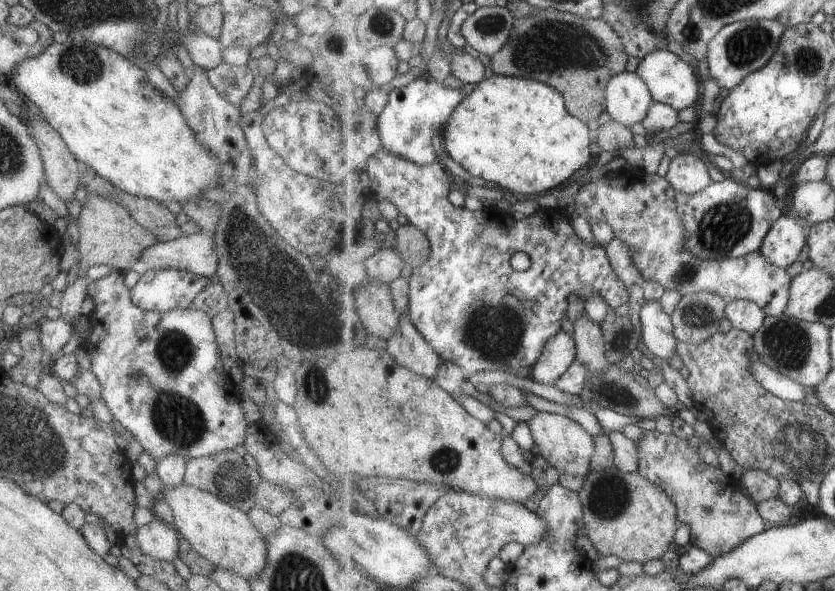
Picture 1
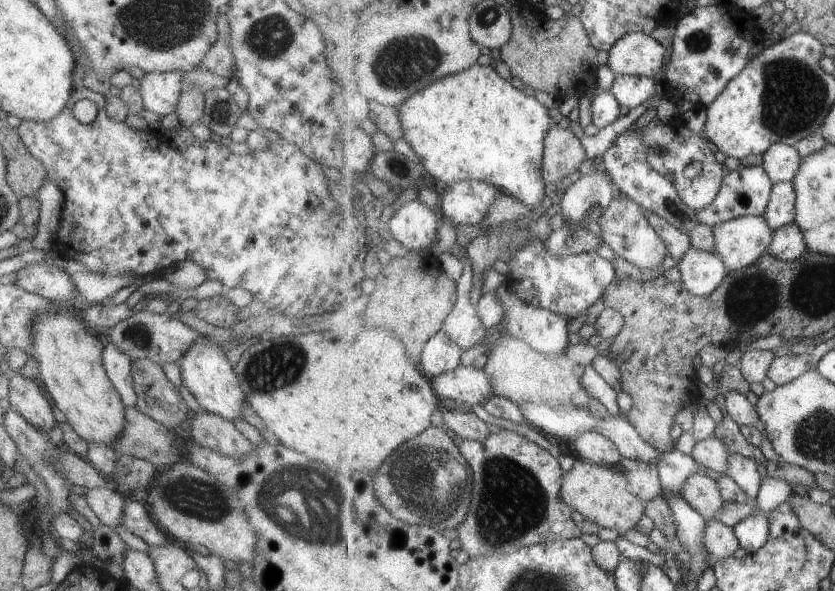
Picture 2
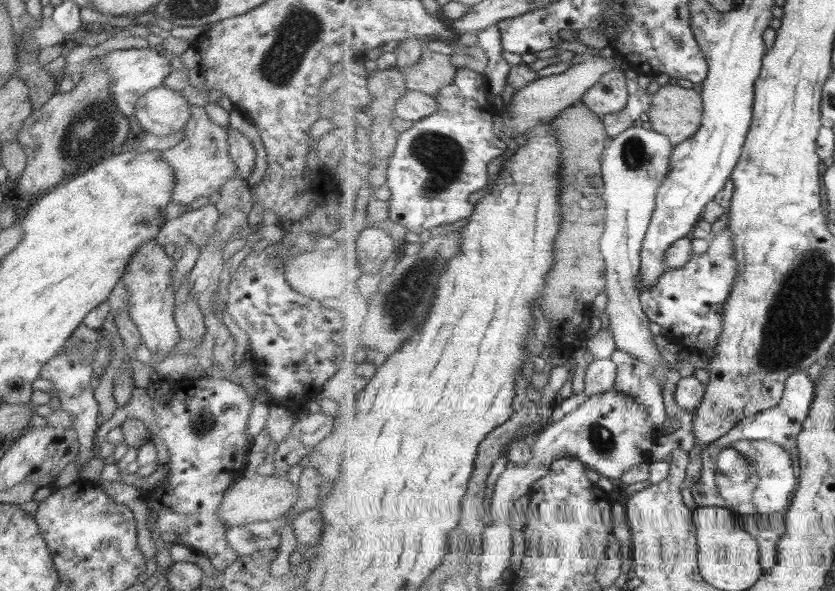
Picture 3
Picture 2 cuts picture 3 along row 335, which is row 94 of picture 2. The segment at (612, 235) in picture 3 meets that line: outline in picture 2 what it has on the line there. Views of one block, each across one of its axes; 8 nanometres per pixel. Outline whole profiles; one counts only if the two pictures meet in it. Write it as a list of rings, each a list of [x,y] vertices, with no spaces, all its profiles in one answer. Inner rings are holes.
[[[616,75],[611,90],[617,100],[631,110],[655,94],[657,82],[649,77]]]

